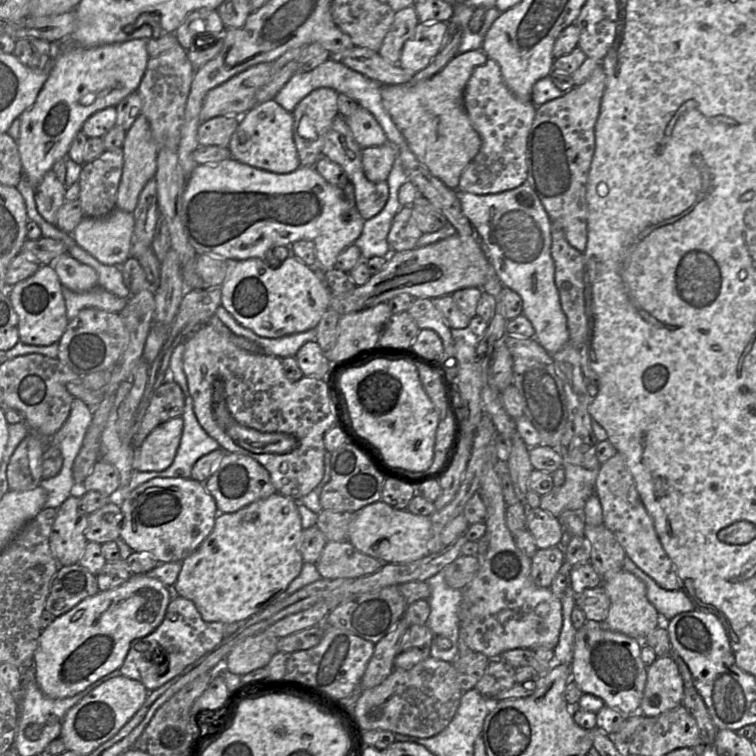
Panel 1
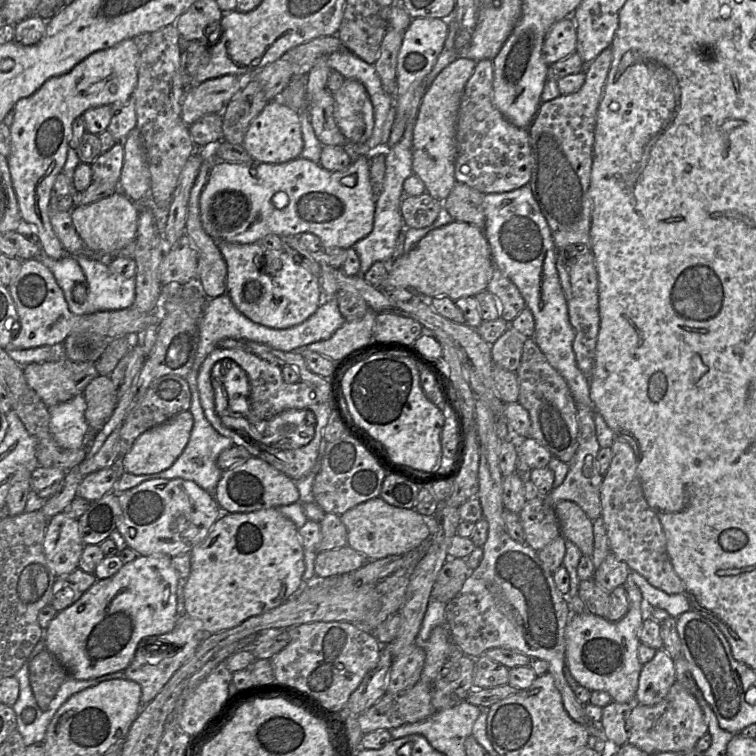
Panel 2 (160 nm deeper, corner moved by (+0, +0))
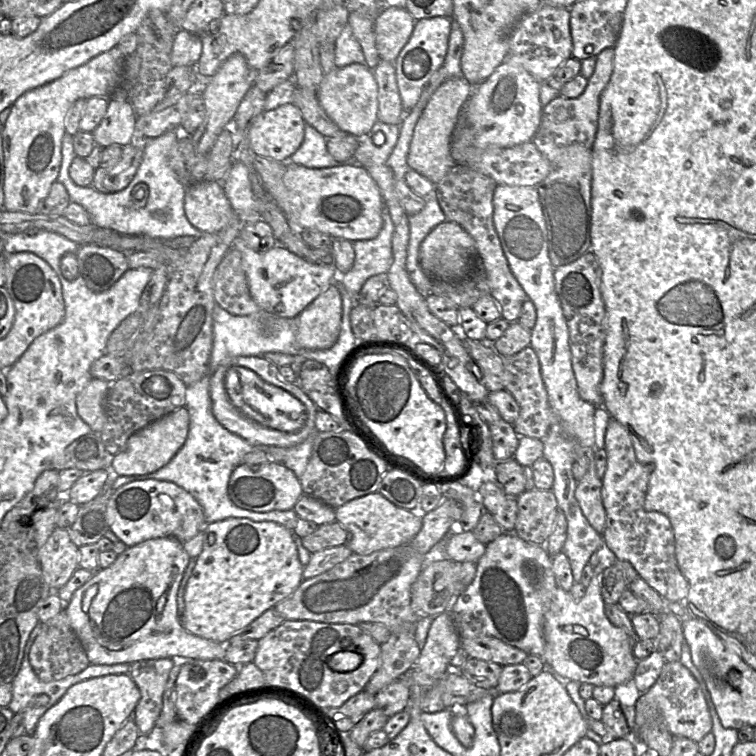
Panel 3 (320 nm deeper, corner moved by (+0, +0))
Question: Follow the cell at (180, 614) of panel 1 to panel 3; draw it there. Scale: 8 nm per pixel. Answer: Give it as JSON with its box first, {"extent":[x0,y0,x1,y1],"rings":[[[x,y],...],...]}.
{"extent":[129,658,174,735],"rings":[[[172,658],[142,660],[130,665],[129,676],[141,693],[133,712],[140,735],[149,734],[157,723],[165,686],[174,665]]]}

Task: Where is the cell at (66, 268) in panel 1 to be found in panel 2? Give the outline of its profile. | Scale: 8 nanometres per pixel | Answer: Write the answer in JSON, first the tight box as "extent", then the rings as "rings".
{"extent":[7,39,140,259],"rings":[[[133,39],[94,52],[68,73],[48,79],[33,95],[20,99],[13,108],[7,157],[12,186],[23,223],[33,226],[42,252],[52,259],[69,255],[52,229],[49,208],[53,184],[67,159],[73,122],[91,108],[132,98],[138,82],[140,54]]]}

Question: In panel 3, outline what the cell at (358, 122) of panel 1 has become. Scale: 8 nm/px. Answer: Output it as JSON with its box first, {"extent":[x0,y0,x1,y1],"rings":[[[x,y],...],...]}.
{"extent":[317,63,378,138],"rings":[[[354,63],[324,74],[317,95],[327,116],[356,138],[368,134],[378,120],[378,86],[373,71],[365,64]]]}

